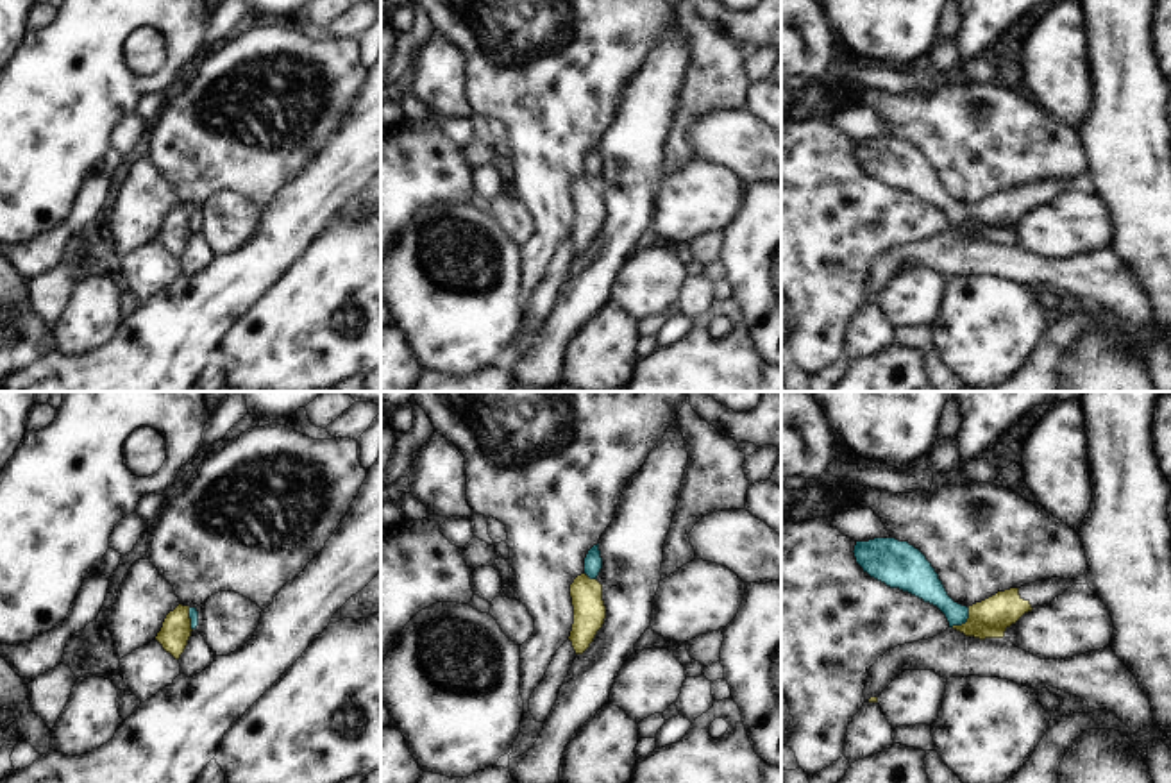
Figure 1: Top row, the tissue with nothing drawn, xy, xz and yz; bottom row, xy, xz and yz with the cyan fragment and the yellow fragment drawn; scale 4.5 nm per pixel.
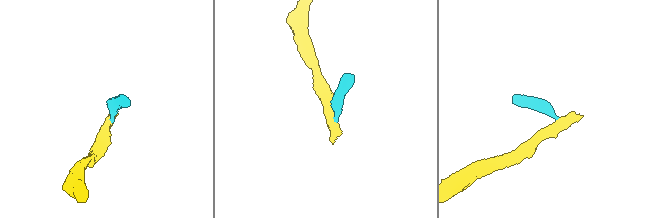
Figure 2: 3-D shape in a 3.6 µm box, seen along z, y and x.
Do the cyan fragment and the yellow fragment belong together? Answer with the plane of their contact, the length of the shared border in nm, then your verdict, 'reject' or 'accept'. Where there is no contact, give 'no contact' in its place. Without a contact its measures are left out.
meets cyan in yz; contact 120 nm long; reject

